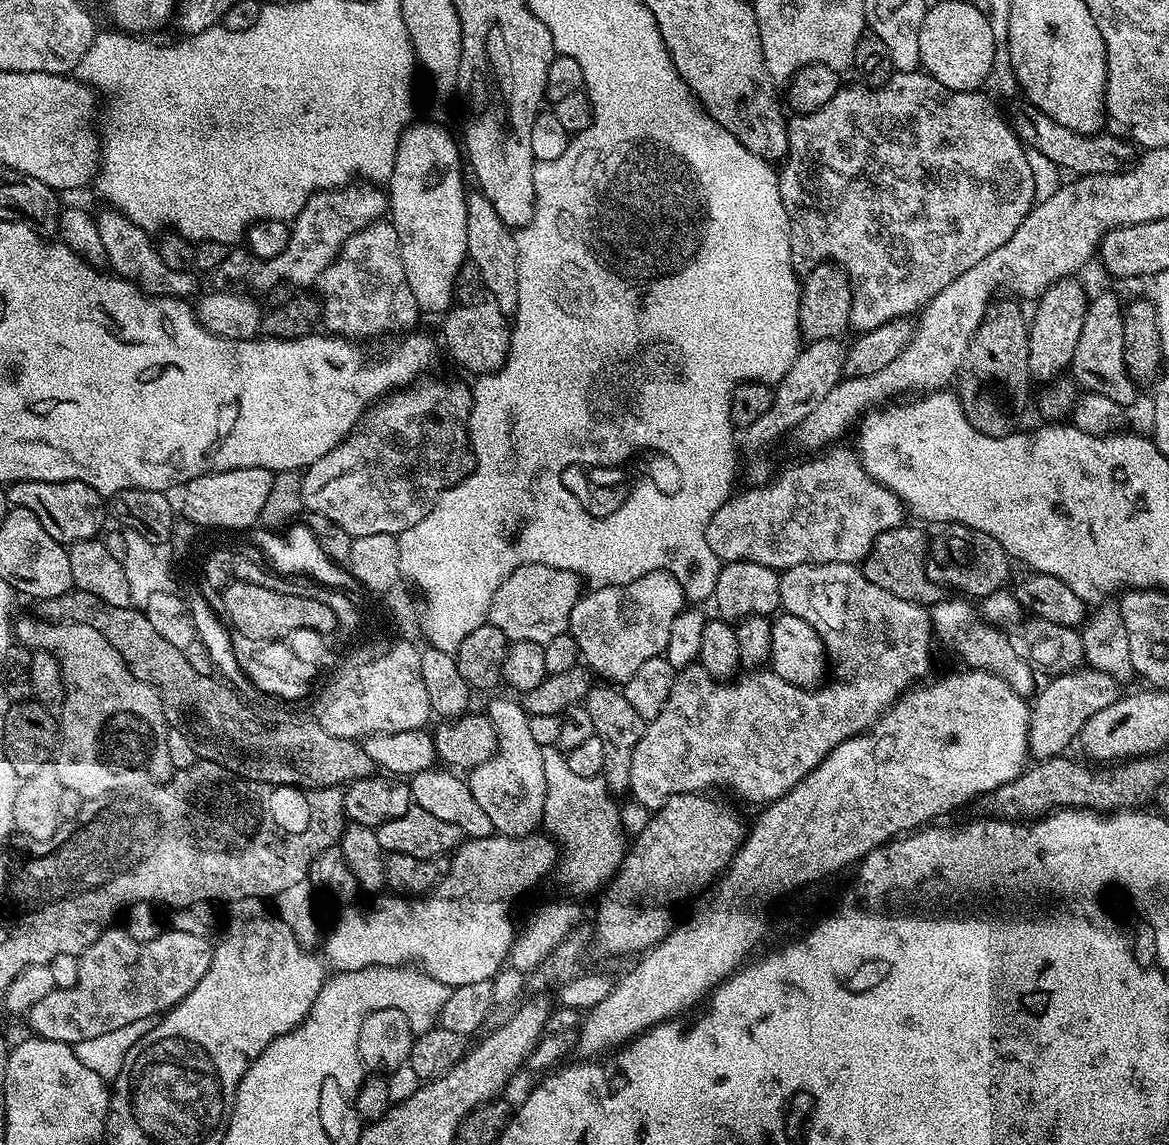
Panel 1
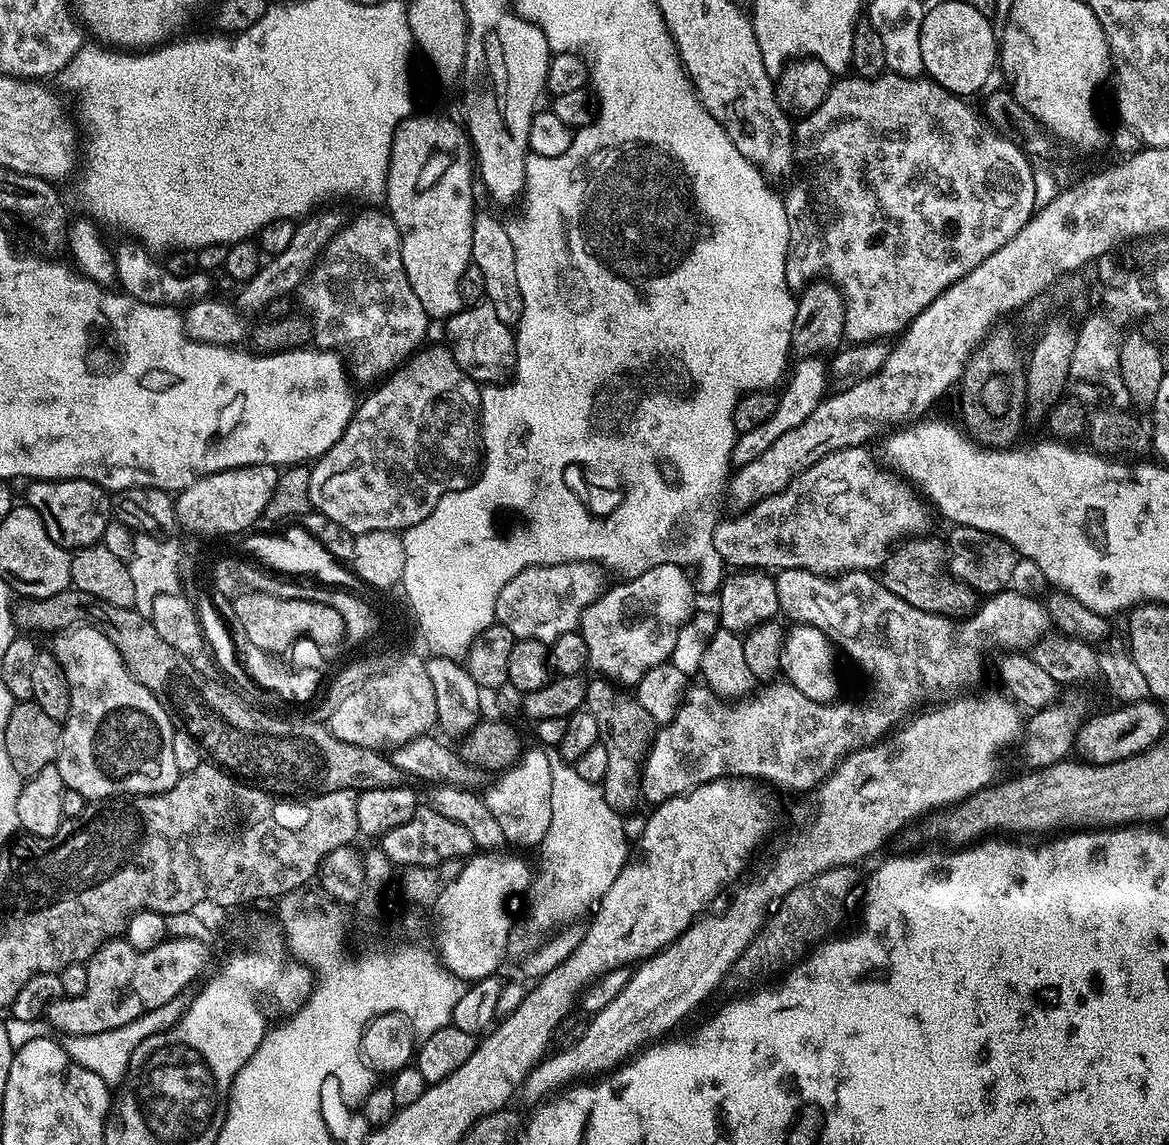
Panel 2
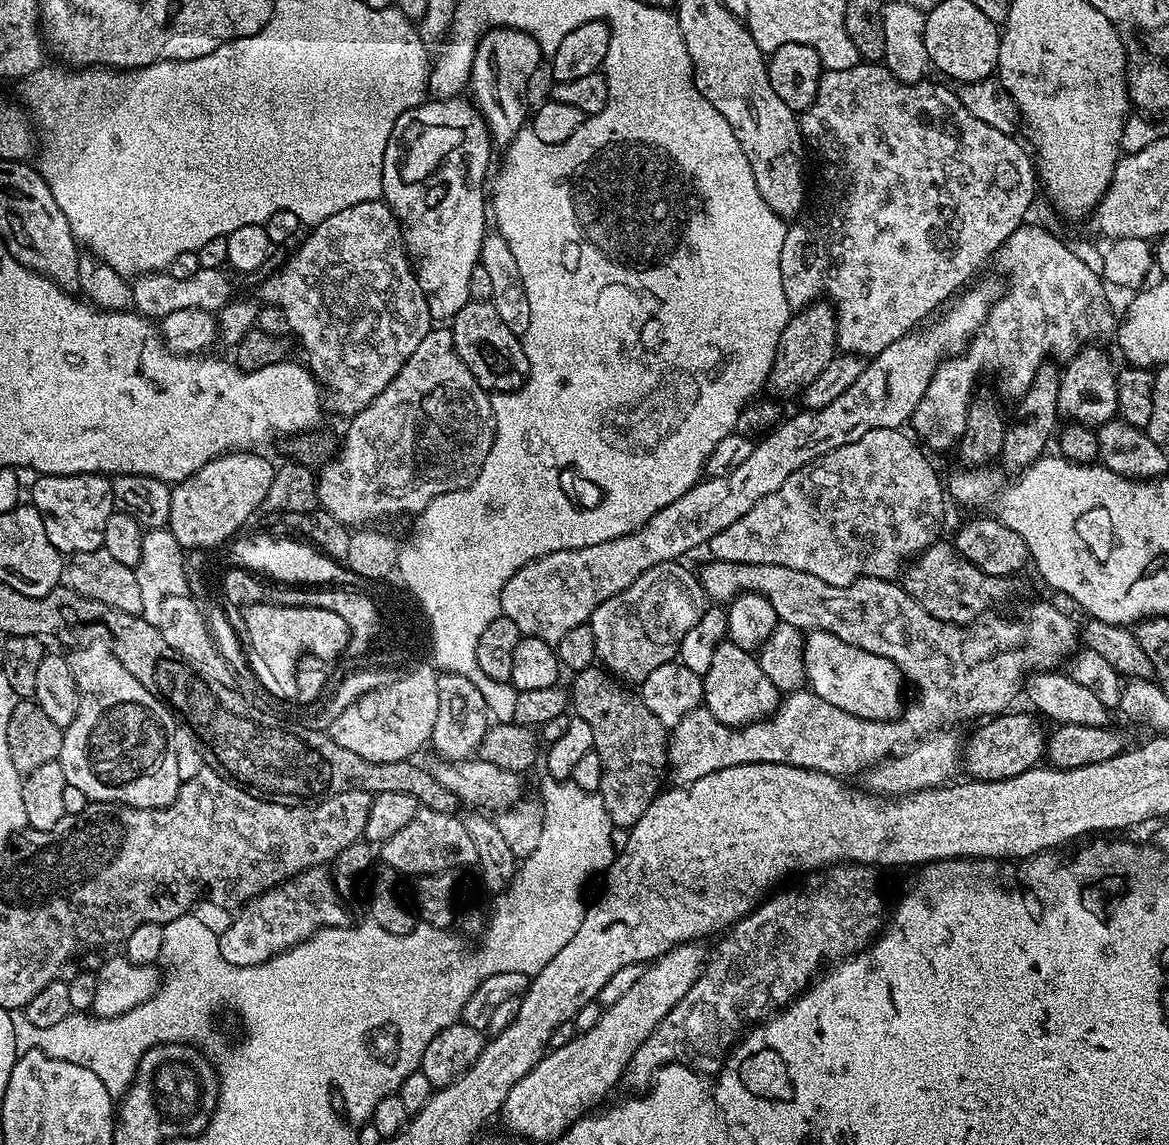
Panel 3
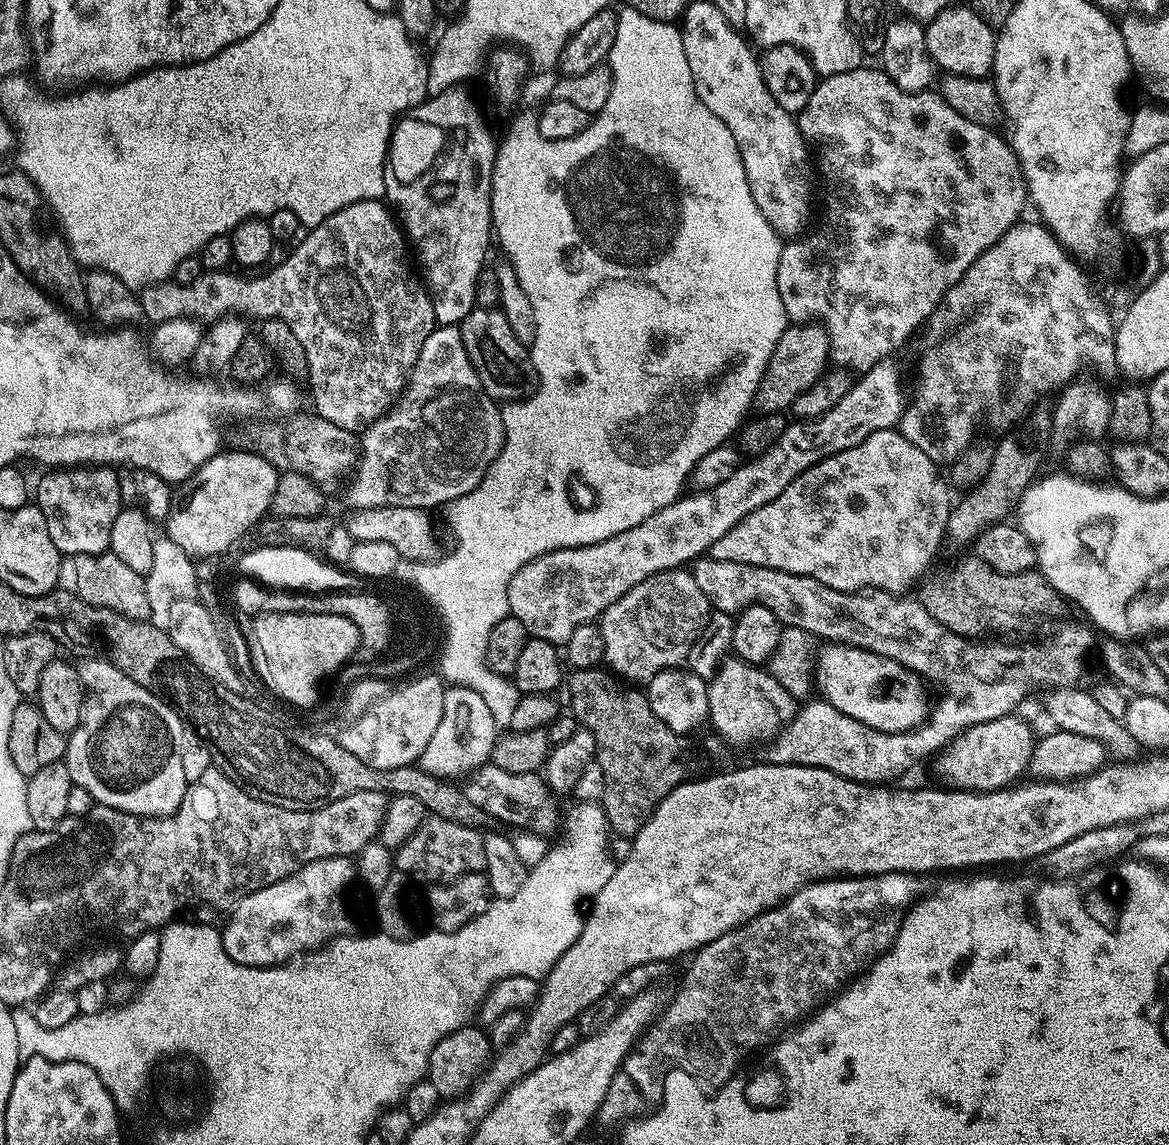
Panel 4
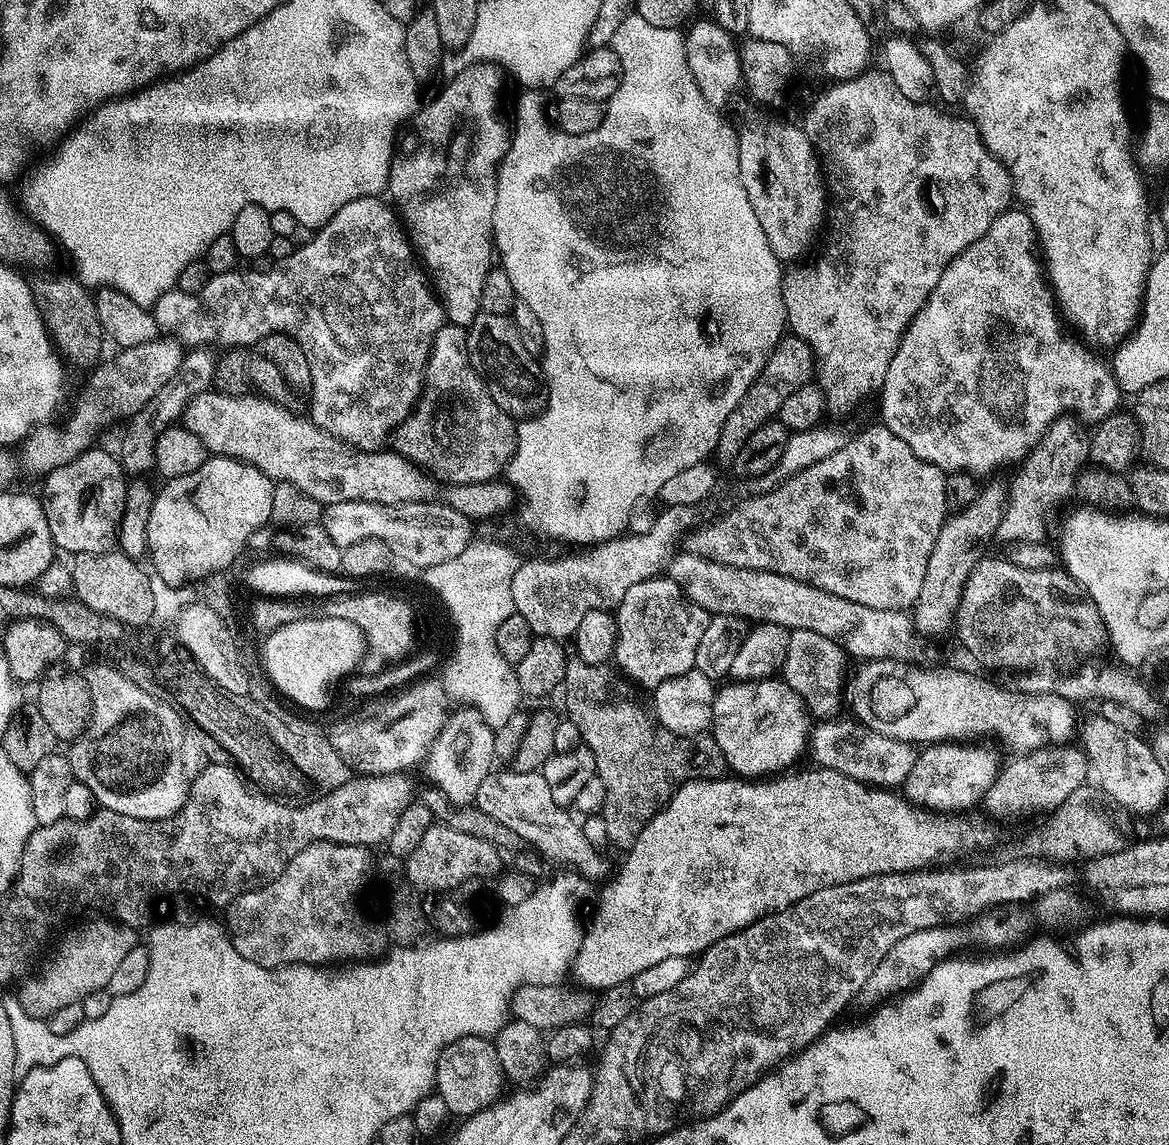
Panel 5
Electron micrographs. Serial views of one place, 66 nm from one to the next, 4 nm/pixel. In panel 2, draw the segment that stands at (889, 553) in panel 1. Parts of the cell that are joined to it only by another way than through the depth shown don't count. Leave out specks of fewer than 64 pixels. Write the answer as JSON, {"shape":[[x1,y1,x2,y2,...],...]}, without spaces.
{"shape":[[932,534,908,538,897,544,884,563,882,583,898,594,898,598,910,602,910,606,918,606,918,610,933,612,936,616,967,618,978,607,978,593,948,571,945,541,935,540]]}

